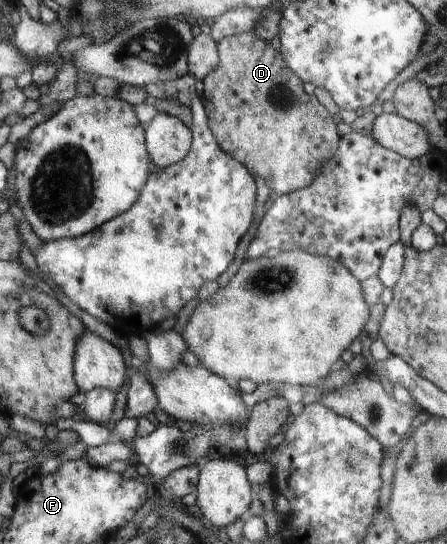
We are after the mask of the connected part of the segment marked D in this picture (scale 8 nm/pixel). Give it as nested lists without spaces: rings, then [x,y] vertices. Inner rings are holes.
[[[254,31],[244,32],[242,34],[236,34],[231,37],[223,38],[218,42],[219,52],[219,66],[214,72],[208,74],[203,80],[204,91],[203,99],[206,106],[207,118],[210,120],[210,128],[212,134],[218,140],[219,146],[228,154],[234,156],[240,161],[240,164],[248,167],[248,170],[252,170],[254,174],[258,174],[262,180],[264,180],[267,186],[277,192],[278,195],[286,193],[294,193],[295,190],[308,188],[315,180],[315,177],[320,174],[324,162],[330,160],[335,156],[336,149],[339,148],[340,134],[338,134],[338,128],[332,120],[332,116],[328,114],[328,110],[316,100],[314,95],[308,96],[304,90],[302,90],[302,79],[288,66],[287,60],[283,58],[277,50],[272,47],[271,42],[266,42],[261,39]]]

